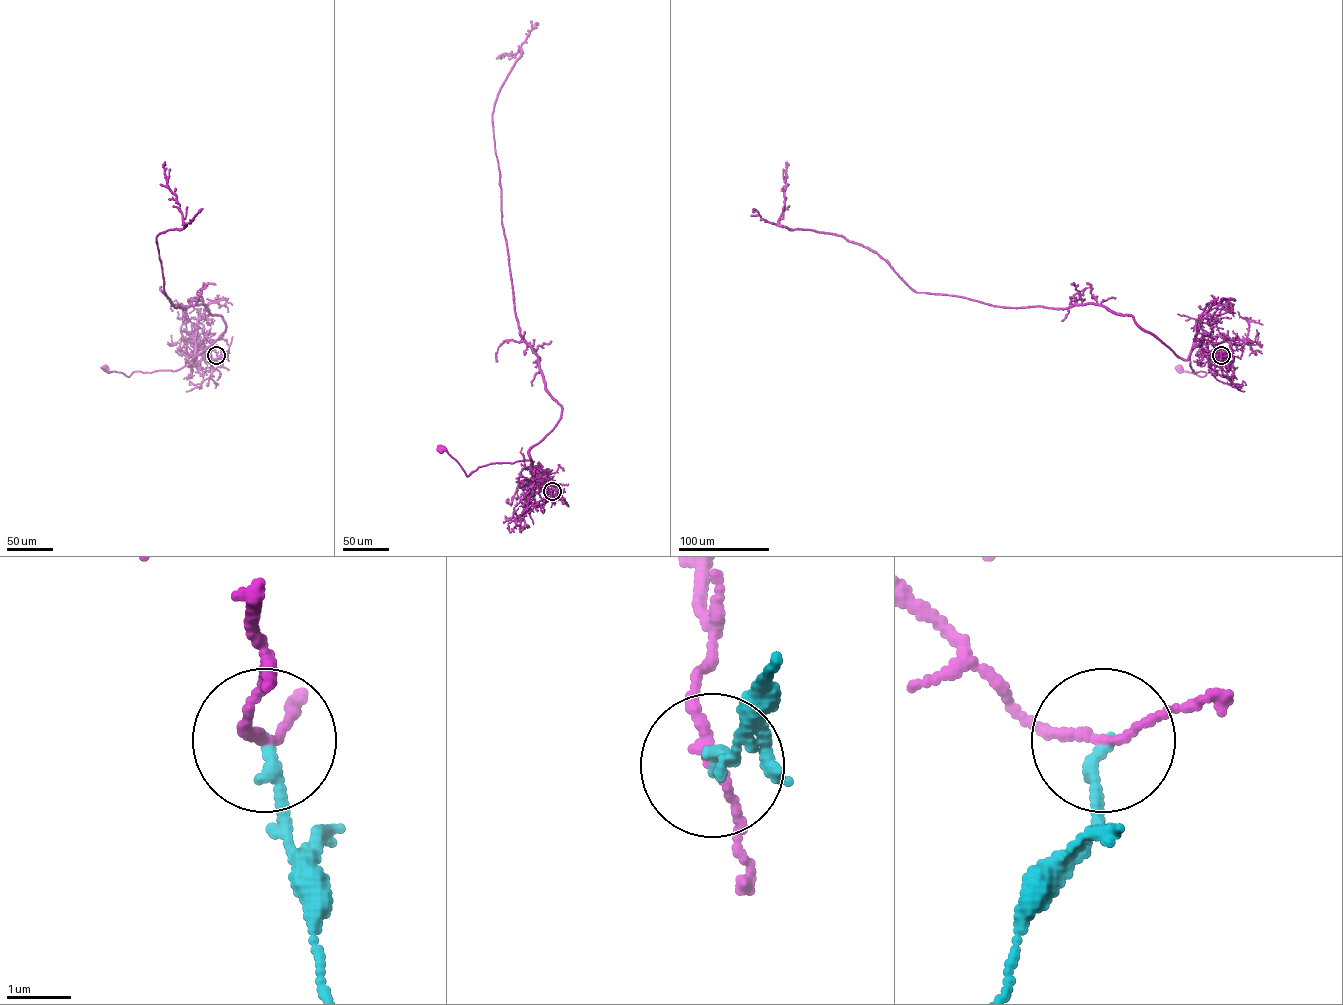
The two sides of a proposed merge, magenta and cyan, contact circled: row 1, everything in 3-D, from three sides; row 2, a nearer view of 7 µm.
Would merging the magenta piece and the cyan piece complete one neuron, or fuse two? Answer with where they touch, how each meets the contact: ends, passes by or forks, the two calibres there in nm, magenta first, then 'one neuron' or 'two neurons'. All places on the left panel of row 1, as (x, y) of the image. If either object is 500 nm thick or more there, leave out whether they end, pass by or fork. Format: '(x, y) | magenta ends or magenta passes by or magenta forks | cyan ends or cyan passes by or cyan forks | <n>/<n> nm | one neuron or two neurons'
(216, 355) | magenta passes by | cyan ends | 130/180 nm | two neurons

